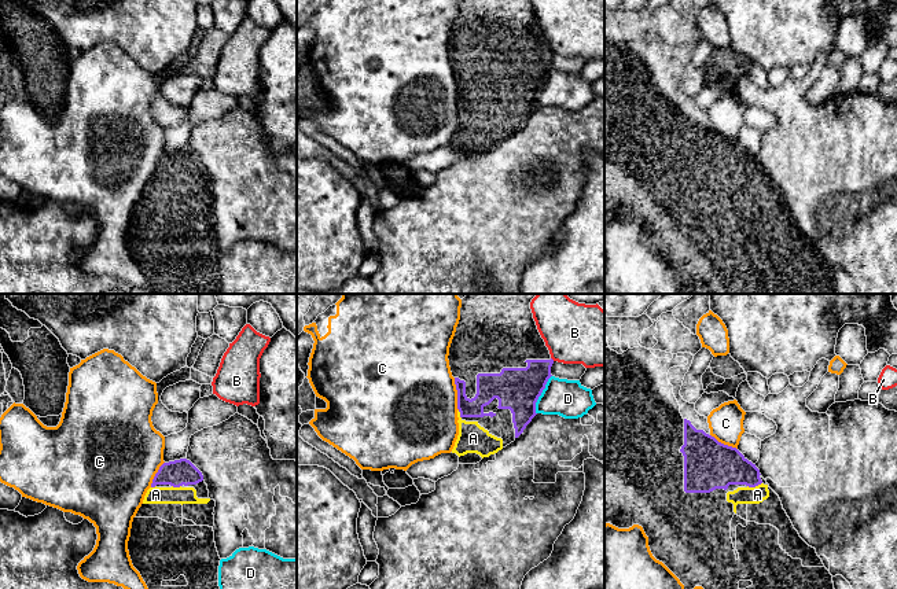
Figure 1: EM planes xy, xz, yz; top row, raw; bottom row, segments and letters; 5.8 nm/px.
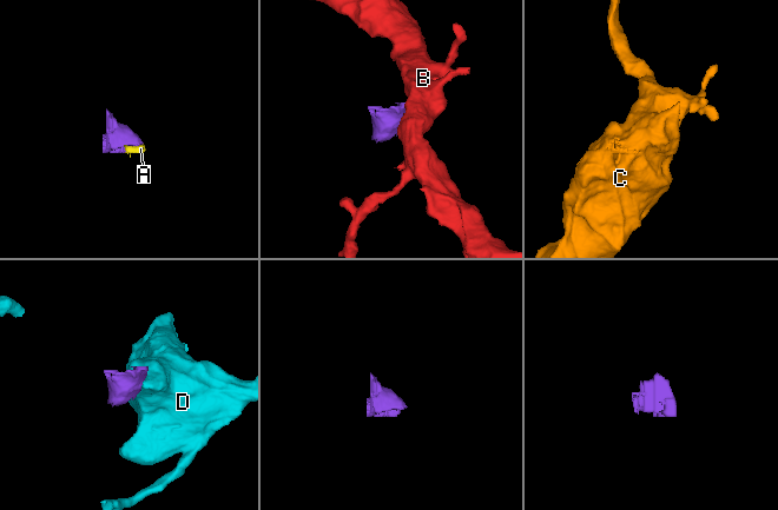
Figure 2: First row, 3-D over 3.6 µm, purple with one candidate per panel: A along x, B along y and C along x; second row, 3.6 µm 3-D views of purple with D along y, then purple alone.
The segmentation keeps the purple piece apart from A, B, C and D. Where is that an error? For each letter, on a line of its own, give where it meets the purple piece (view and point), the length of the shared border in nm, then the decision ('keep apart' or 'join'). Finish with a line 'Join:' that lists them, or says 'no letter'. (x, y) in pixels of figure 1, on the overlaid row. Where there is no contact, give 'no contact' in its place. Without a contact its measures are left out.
A: yz (754, 486) | 90 nm | join
B: no contact | keep apart
C: xz (458, 394) | 190 nm | keep apart
D: xz (540, 394) | 240 nm | keep apart
Join: A

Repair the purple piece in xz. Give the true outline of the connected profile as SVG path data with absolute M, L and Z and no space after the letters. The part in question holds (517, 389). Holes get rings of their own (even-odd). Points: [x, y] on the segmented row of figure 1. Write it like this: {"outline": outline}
{"outline": "M467 294L462 299L460 320L449 347L449 367L457 390L459 435L452 449L459 457L477 453L482 459L514 442L532 421L536 402L551 375L554 360L541 338L530 302L537 294Z"}

